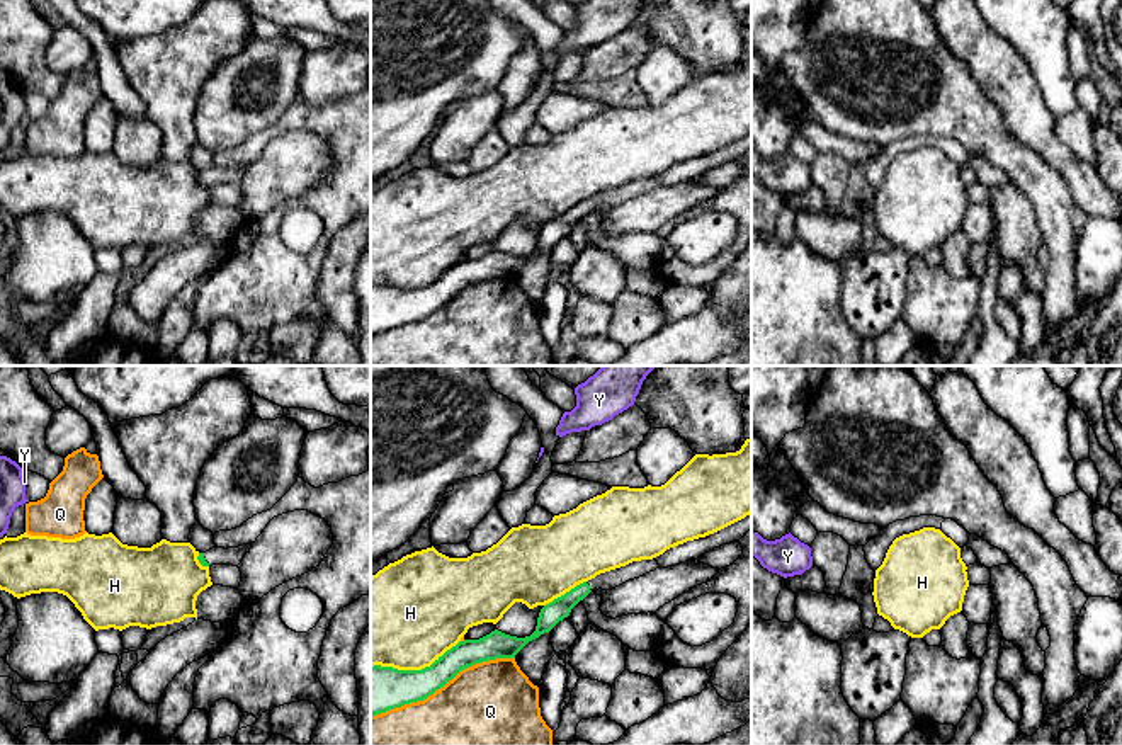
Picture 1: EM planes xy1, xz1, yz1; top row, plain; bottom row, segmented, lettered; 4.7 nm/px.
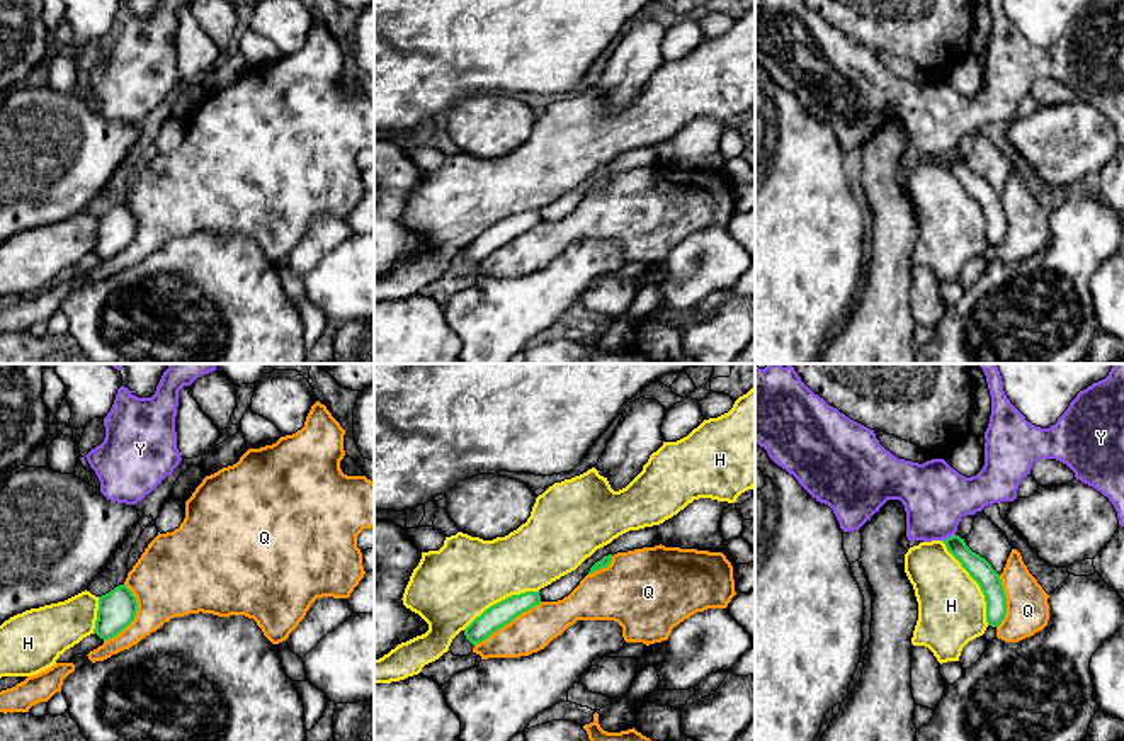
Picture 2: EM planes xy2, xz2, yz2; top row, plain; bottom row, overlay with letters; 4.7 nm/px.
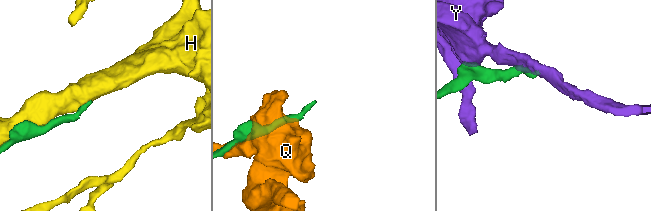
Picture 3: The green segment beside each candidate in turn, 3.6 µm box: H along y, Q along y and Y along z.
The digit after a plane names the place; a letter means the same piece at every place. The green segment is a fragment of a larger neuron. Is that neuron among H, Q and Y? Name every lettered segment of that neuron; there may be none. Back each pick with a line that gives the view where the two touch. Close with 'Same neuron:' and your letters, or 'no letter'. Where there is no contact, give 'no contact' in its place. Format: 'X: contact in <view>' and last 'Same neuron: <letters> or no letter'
Same neuron: no letter

